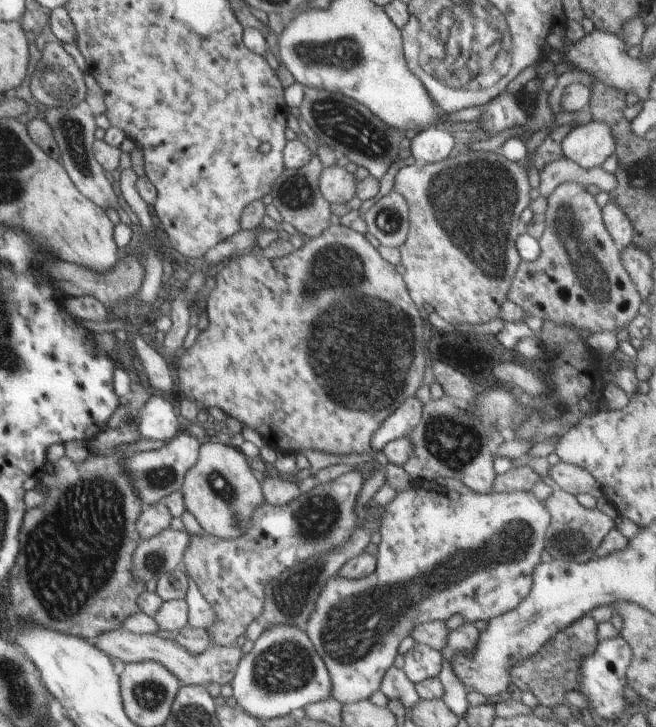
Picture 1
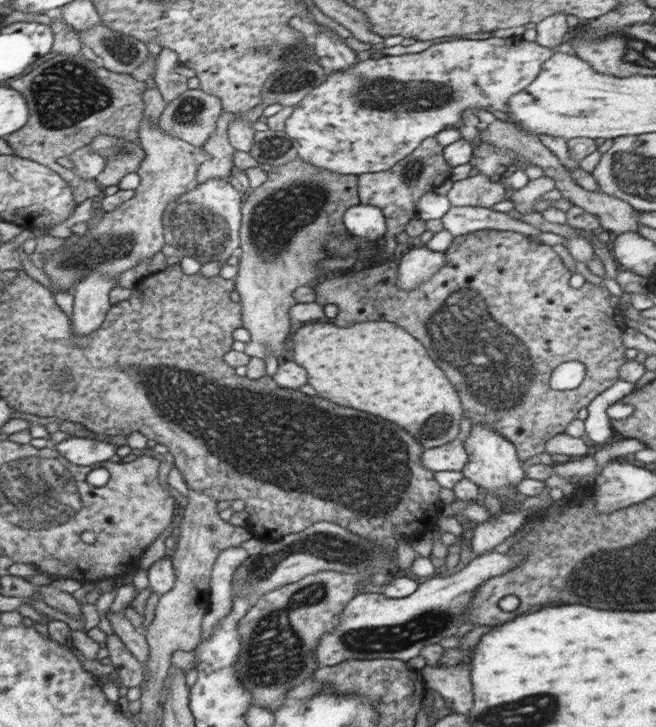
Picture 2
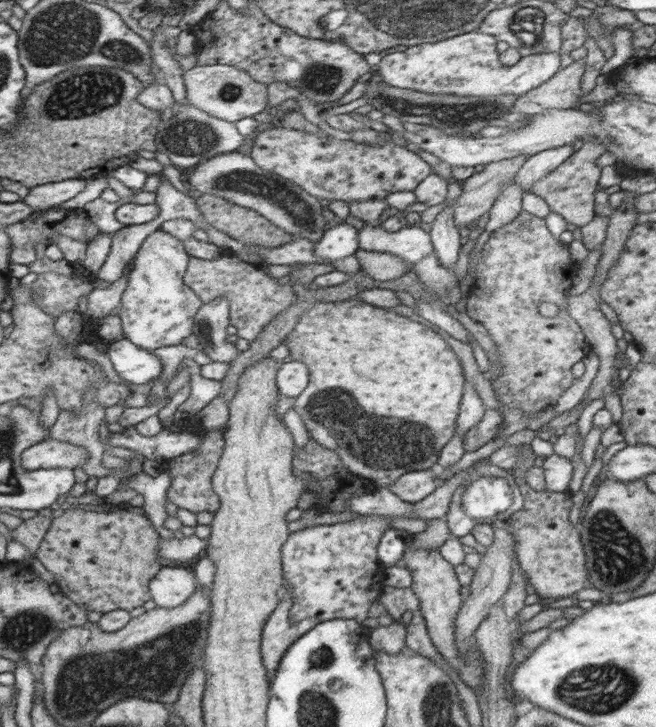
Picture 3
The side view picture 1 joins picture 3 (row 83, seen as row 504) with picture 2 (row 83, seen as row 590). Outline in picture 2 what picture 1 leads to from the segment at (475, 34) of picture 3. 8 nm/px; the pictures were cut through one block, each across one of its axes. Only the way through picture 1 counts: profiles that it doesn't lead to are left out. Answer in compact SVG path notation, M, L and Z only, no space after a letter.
M492 36L483 40L452 37L438 40L428 49L419 53L396 56L384 55L378 59L369 57L366 60L358 60L356 64L349 66L343 71L326 73L325 79L318 86L315 86L300 102L293 105L294 110L288 117L288 120L286 120L283 132L286 132L286 136L290 136L290 139L298 145L297 151L299 157L310 164L345 175L363 175L382 172L392 168L397 162L406 158L406 156L413 150L416 150L425 139L436 137L438 132L448 127L462 126L462 112L464 112L464 110L472 110L475 114L474 108L482 108L481 111L483 108L490 108L490 110L497 115L503 115L507 109L508 99L513 94L526 88L526 86L538 76L542 63L545 63L553 54L552 48L542 46L536 41L528 42L518 36L508 37L506 39Z

